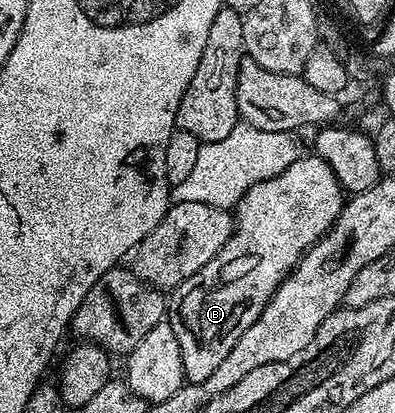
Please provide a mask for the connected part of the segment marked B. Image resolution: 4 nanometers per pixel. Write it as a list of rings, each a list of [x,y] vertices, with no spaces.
[[[298,155],[297,160],[283,170],[283,174],[251,186],[251,190],[247,190],[237,204],[233,233],[231,238],[227,238],[223,250],[219,250],[219,254],[215,254],[215,258],[199,270],[199,274],[191,274],[187,282],[172,289],[167,304],[167,323],[175,330],[175,338],[179,338],[179,354],[183,354],[183,370],[190,385],[207,382],[211,373],[219,370],[223,358],[231,354],[231,346],[235,346],[235,342],[243,338],[247,326],[254,324],[259,314],[263,314],[263,306],[267,306],[269,299],[277,293],[277,288],[288,278],[290,270],[300,262],[301,255],[339,218],[347,199],[339,178],[335,178],[335,170],[331,170],[323,158],[308,155]]]

